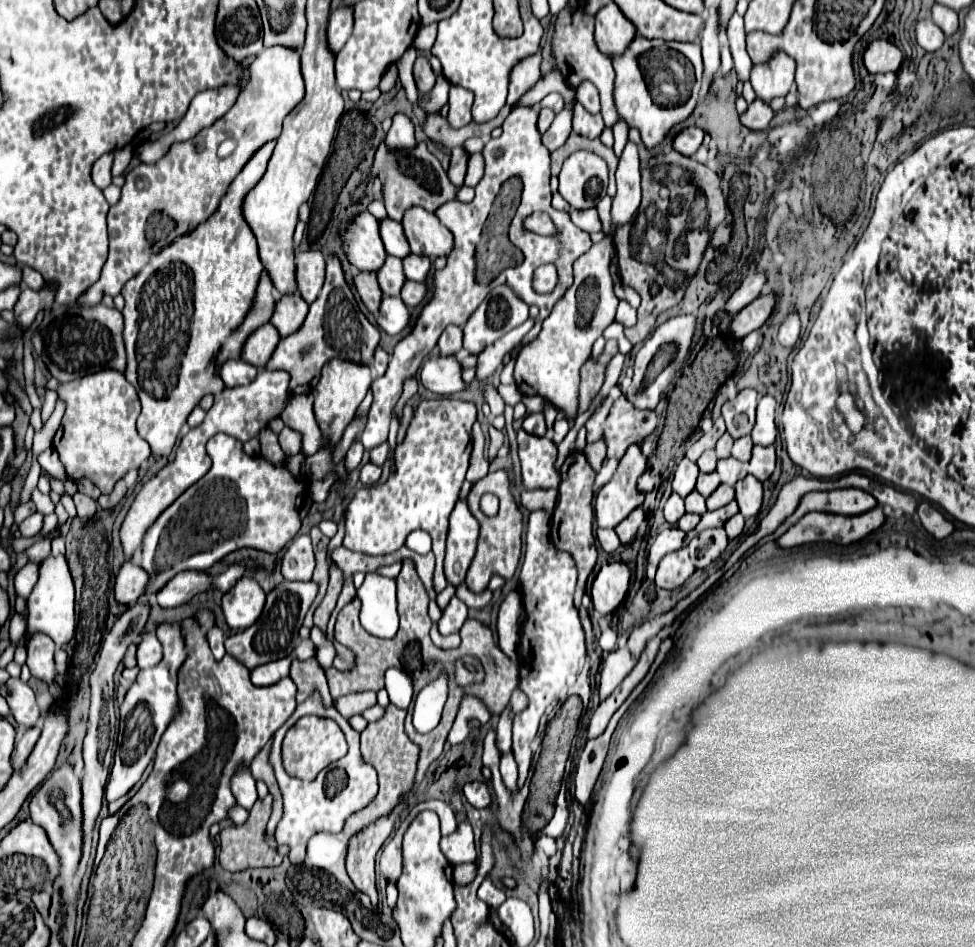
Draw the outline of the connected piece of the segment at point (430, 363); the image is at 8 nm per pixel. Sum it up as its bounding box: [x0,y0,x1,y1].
[422,356,468,394]

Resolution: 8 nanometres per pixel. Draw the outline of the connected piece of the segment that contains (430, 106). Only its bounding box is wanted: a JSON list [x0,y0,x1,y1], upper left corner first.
[422,76,450,112]

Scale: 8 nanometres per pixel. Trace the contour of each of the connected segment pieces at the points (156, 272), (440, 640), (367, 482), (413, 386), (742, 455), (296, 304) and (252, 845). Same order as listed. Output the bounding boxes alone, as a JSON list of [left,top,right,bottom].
[[121,140,276,456],[430,623,460,648],[360,462,382,486],[395,378,418,420],[732,436,752,462],[270,292,308,338],[218,796,282,872]]

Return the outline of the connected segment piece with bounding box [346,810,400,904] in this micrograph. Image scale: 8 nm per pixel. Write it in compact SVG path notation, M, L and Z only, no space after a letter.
M394 810L390 816L364 828L358 836L354 836L350 840L350 848L348 848L348 856L346 856L348 876L360 892L370 896L370 900L374 904L378 900L378 892L376 892L376 884L374 884L374 858L376 858L376 852L380 850L380 846L390 836L390 832L394 828L394 818L398 812L400 810Z

